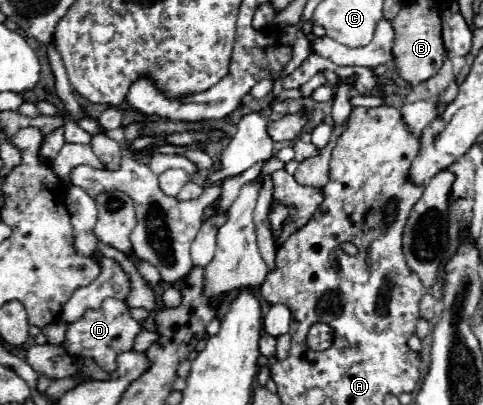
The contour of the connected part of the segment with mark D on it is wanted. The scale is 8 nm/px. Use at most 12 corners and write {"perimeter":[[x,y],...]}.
{"perimeter":[[106,298],[68,324],[62,346],[114,372],[142,324]]}

